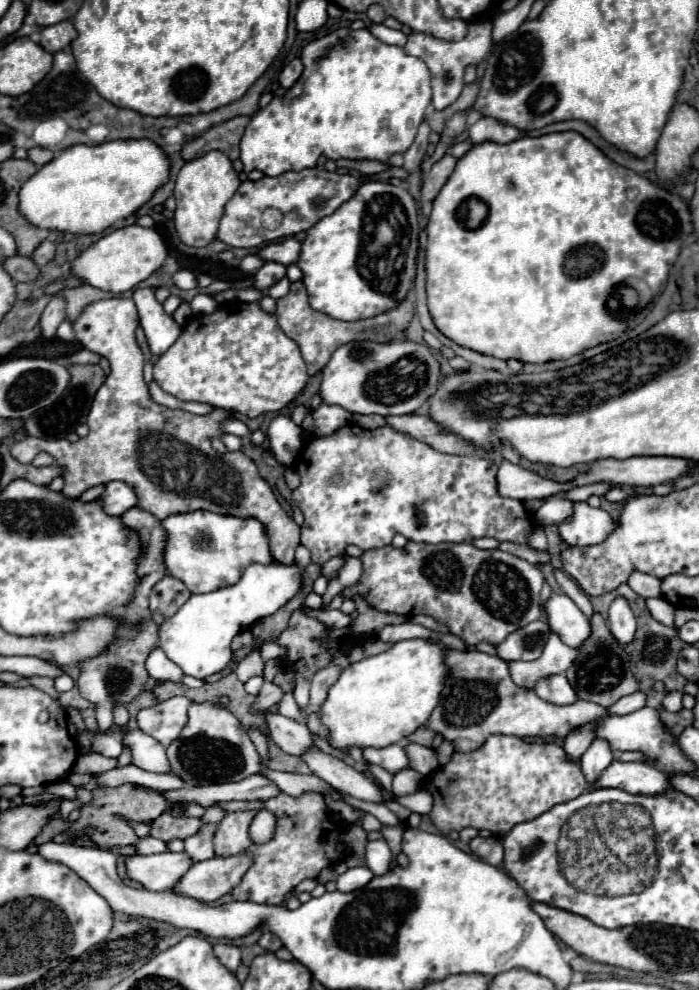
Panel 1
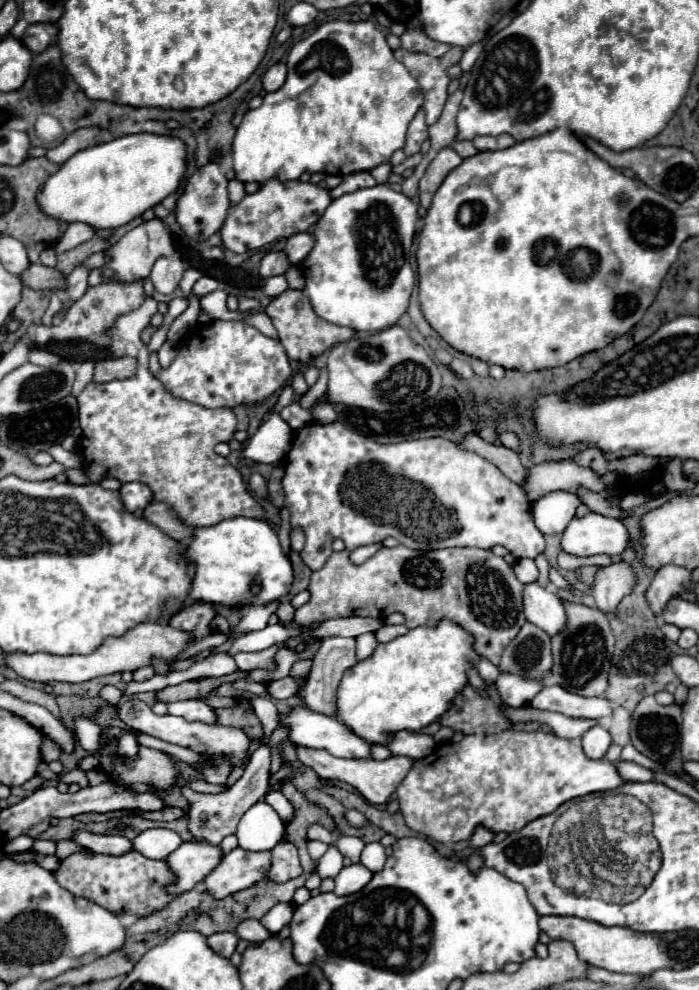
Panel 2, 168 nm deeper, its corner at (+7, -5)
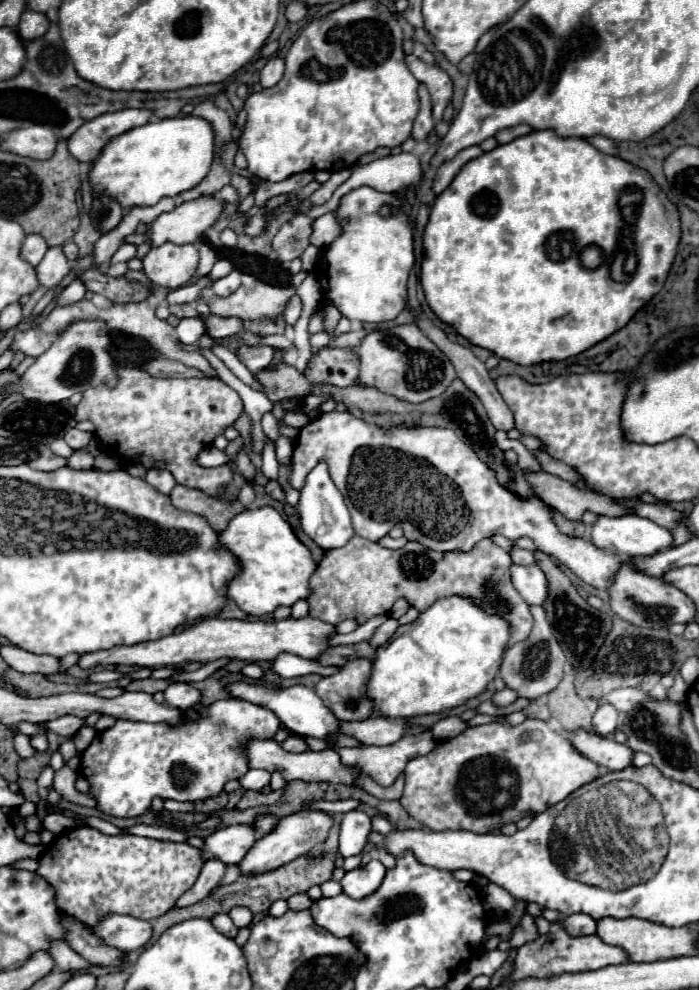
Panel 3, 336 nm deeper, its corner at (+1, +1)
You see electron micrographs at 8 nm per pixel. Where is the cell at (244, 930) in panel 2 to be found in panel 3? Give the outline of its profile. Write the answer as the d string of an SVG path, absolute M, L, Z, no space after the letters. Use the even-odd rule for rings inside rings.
M236 907L230 911L230 919L234 921L236 927L250 927L252 925L252 911L250 909L244 909L244 907Z

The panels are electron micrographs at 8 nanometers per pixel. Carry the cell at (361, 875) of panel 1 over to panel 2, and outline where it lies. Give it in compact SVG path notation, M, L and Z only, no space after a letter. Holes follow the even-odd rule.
M350 865L350 867L344 867L338 875L336 875L336 889L334 893L336 895L352 895L352 893L358 893L362 887L366 887L372 879L372 871L366 869L364 865Z

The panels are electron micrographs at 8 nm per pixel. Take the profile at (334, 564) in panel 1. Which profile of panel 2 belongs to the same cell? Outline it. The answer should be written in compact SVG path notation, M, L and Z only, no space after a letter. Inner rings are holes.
M404 545L394 549L382 547L362 565L354 565L350 553L340 551L332 553L320 571L312 573L308 585L310 601L296 609L292 621L302 629L354 613L378 617L402 613L406 617L406 627L414 629L420 625L434 625L438 619L446 617L470 631L476 639L476 651L498 665L504 647L526 623L522 587L524 585L502 557L476 547L438 551L414 551Z

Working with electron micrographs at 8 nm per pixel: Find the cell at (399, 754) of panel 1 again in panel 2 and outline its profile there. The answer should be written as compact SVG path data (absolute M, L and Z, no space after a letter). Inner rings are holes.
M292 705L286 713L280 715L280 725L284 725L288 729L288 737L292 743L296 743L298 747L306 747L306 749L326 749L328 753L332 753L334 757L370 757L370 745L358 737L350 727L346 727L340 719L312 711L304 705Z

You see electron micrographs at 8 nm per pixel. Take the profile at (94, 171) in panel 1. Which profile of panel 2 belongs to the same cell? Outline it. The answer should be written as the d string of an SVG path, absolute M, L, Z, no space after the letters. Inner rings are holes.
M136 133L78 151L54 173L38 203L58 221L82 221L94 229L116 229L176 193L186 175L186 143L180 137Z

